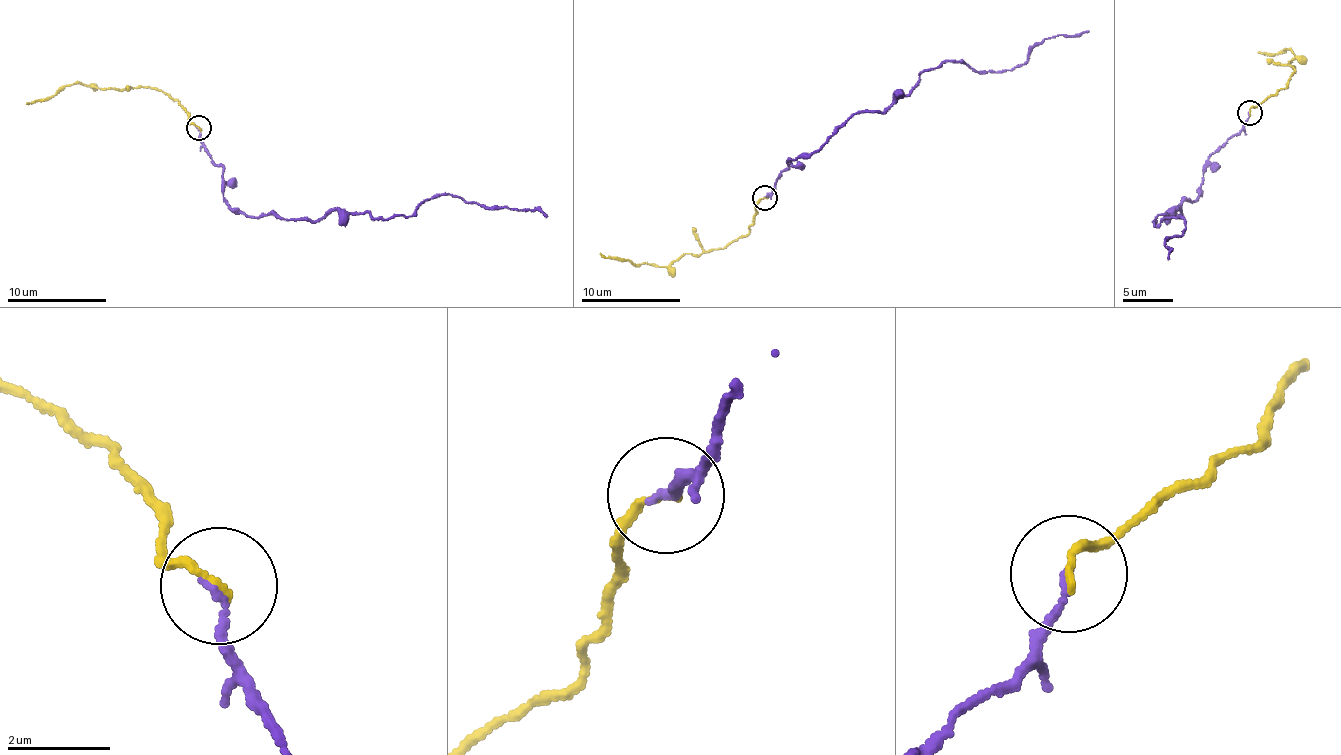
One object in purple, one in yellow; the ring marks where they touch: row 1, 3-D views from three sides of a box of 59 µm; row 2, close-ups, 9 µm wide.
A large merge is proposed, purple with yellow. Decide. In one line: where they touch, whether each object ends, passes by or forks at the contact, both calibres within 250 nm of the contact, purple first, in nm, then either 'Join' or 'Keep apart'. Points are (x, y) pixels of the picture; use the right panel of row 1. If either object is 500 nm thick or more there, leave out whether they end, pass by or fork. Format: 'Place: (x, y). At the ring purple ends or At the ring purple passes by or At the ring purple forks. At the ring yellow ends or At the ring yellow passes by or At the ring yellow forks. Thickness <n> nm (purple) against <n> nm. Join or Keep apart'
Place: (1249, 112). At the ring purple ends. At the ring yellow ends. Thickness 150 nm (purple) against 150 nm. Join

